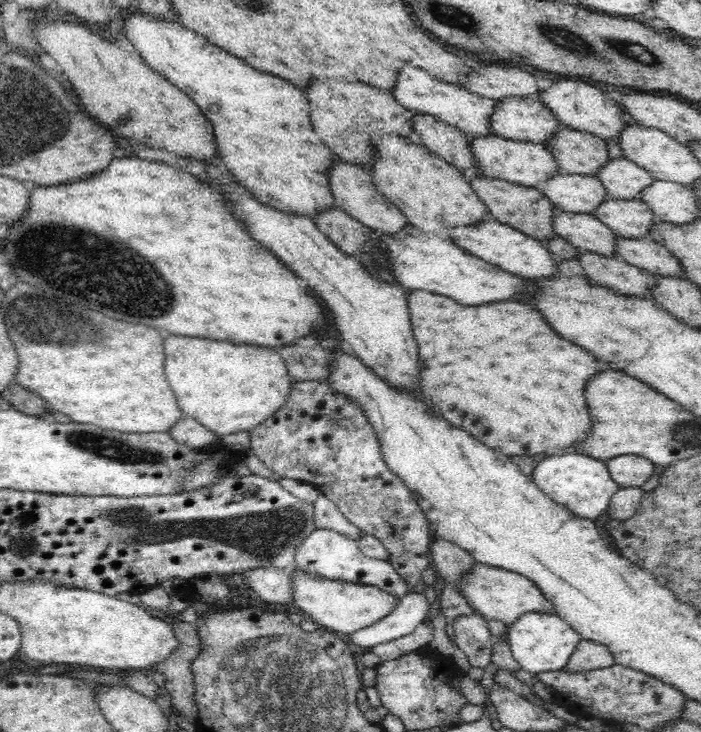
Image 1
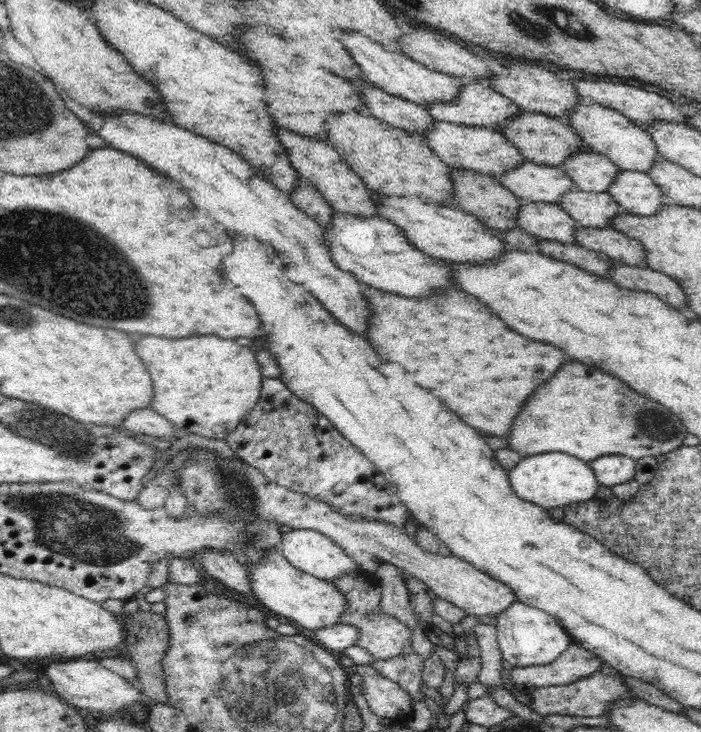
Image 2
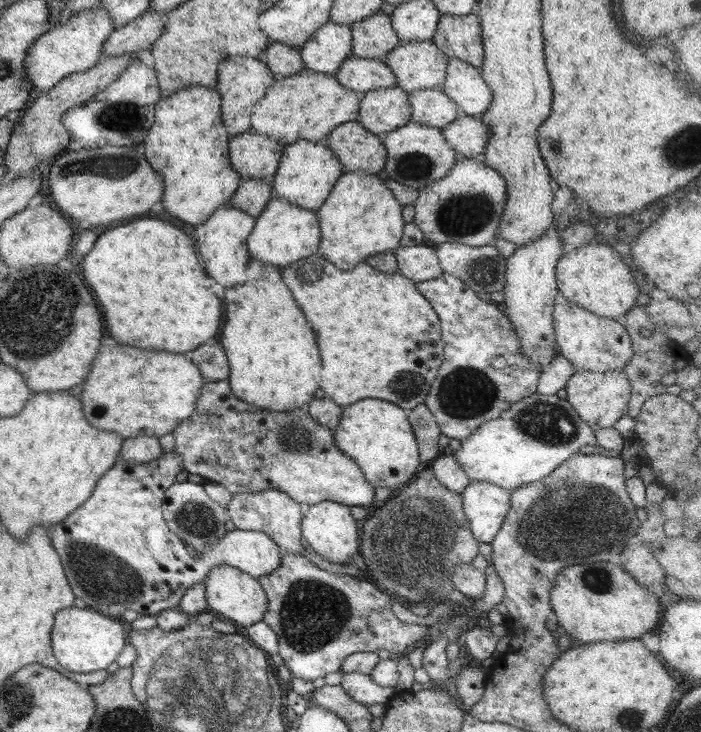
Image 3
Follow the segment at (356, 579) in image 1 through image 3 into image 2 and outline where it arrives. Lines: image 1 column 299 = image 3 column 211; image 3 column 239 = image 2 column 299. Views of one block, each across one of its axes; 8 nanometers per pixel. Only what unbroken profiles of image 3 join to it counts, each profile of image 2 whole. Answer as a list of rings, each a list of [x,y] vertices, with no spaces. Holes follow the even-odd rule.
[[[292,529],[292,531],[282,534],[282,542],[280,542],[278,548],[294,568],[319,579],[330,581],[342,576],[342,574],[350,574],[350,572],[364,576],[370,575],[373,578],[372,573],[363,570],[360,564],[344,552],[342,547],[339,547],[330,537],[318,531]]]

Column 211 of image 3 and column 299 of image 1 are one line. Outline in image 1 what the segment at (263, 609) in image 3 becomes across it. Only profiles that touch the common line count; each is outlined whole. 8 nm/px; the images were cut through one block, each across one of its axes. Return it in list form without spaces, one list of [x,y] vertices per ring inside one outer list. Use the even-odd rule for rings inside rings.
[[[295,568],[292,573],[293,602],[310,620],[321,625],[322,629],[341,634],[343,637],[364,630],[386,619],[399,606],[399,600],[382,588],[362,584],[342,583],[328,580],[316,574],[308,574]]]

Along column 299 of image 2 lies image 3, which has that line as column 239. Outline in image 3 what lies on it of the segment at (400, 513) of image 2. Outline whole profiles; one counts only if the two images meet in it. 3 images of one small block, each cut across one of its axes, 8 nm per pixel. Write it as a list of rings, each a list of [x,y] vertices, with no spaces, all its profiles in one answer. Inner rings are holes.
[[[228,380],[208,381],[200,388],[192,416],[182,420],[171,433],[175,438],[174,451],[180,454],[184,470],[222,484],[232,495],[276,489],[300,504],[332,501],[347,507],[363,507],[374,502],[374,485],[368,483],[358,463],[340,451],[333,430],[308,413],[308,403],[292,411],[268,411],[236,397]]]

